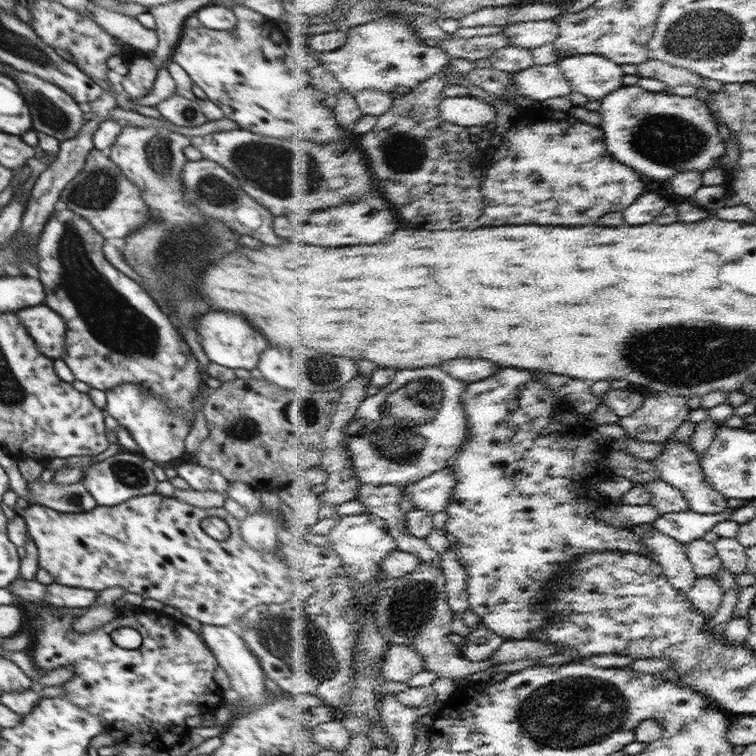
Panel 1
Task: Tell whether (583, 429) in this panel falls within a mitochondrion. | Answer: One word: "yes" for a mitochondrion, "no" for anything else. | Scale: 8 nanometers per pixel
no

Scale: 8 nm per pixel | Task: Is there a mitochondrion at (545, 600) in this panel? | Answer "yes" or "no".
no

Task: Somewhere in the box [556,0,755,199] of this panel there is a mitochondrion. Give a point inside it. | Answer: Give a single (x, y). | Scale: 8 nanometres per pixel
(702, 34)

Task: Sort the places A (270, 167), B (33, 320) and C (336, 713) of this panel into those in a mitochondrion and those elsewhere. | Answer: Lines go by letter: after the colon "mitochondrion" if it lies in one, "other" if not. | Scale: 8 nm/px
A: mitochondrion
B: other
C: other

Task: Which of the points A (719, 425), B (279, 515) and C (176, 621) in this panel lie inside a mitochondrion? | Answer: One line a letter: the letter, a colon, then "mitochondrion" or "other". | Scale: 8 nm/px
A: other
B: other
C: other

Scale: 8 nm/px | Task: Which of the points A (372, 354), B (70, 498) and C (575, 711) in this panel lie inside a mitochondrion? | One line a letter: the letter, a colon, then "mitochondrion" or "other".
A: other
B: mitochondrion
C: mitochondrion

